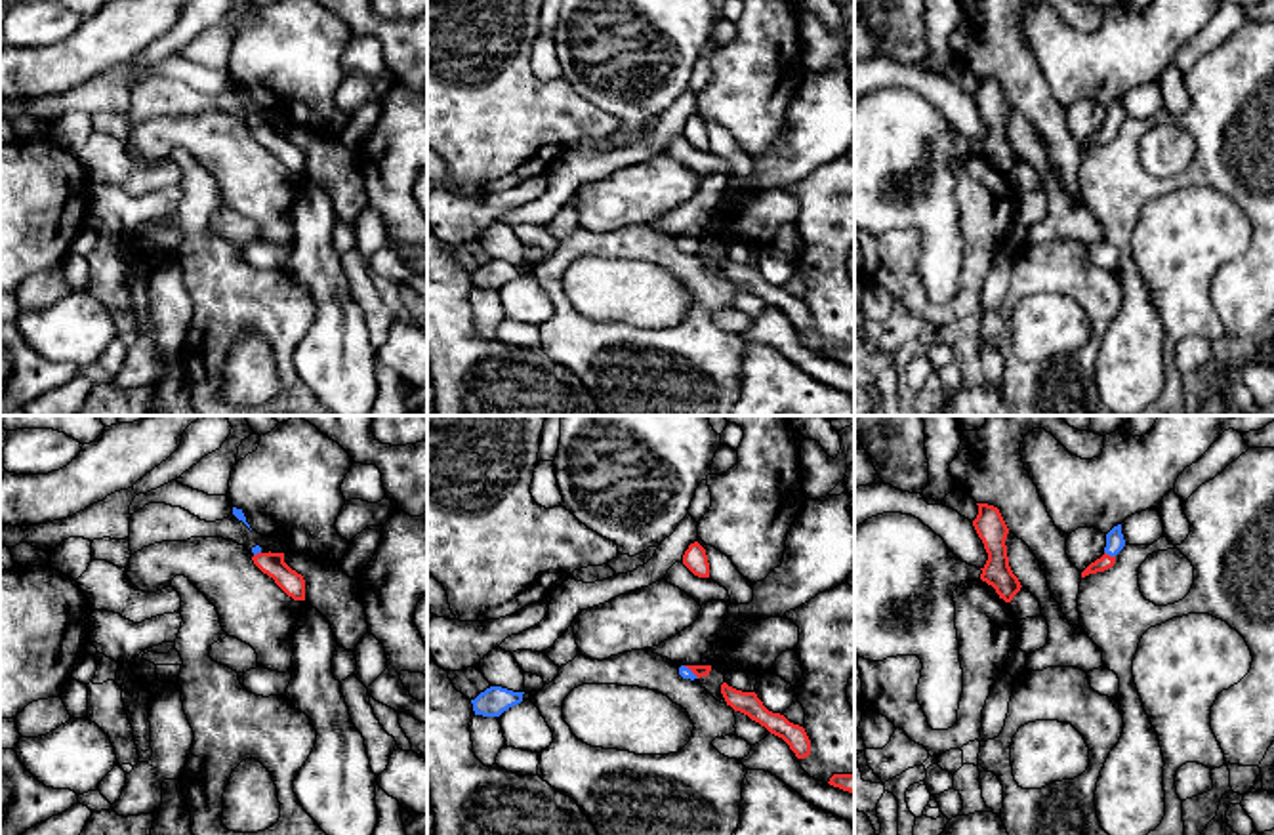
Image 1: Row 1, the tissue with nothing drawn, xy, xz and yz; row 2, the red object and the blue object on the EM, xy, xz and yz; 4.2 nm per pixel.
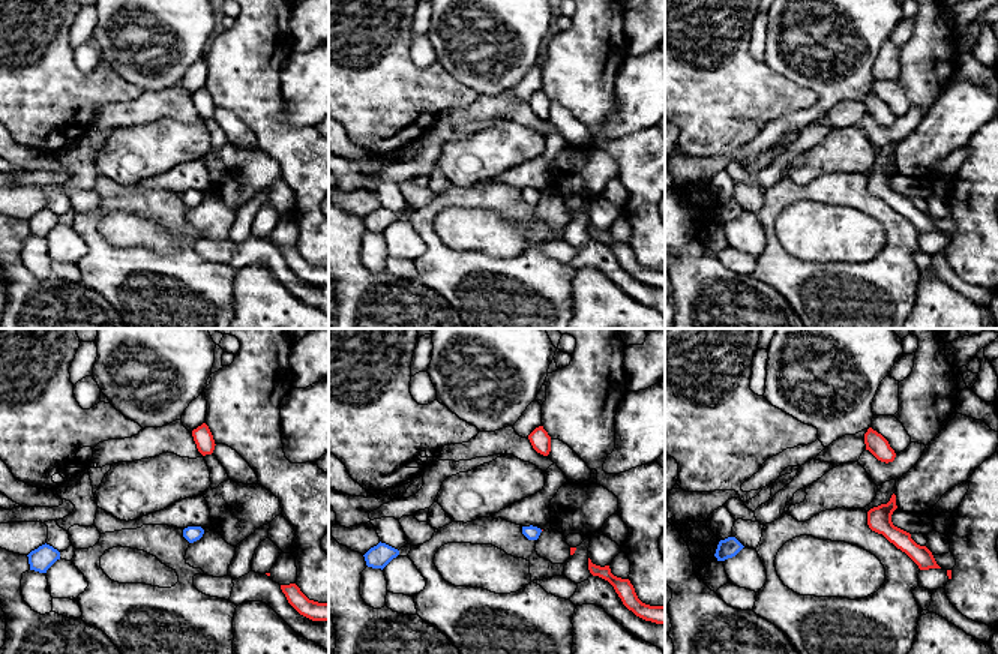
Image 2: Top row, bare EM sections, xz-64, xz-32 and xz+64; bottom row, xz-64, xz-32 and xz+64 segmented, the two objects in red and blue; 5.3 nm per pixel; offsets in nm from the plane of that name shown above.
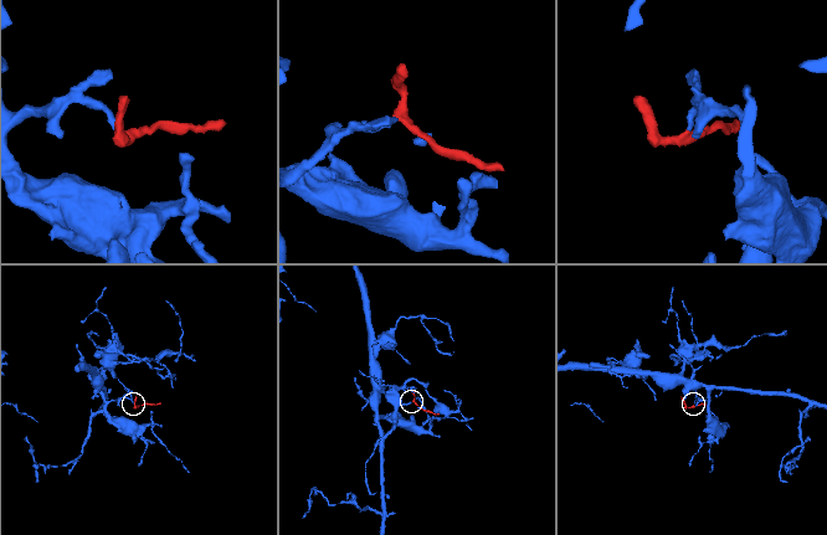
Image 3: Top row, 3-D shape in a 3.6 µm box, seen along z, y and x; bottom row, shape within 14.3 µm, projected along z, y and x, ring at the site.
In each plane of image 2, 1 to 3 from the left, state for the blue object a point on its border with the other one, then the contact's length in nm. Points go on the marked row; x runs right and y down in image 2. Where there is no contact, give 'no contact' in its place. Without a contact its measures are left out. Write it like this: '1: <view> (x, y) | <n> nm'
1: no contact
2: no contact
3: no contact

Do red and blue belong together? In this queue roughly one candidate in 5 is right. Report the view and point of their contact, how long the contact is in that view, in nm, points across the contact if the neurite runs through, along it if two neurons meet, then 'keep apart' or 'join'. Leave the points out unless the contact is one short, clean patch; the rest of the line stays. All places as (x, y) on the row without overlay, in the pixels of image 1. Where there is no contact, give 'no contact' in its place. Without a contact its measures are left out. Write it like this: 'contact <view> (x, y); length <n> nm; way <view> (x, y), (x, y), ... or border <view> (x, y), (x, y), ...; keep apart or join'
contact yz (1109, 128); length 50 nm; way yz (1105, 134), (1109, 128), (1114, 111); join

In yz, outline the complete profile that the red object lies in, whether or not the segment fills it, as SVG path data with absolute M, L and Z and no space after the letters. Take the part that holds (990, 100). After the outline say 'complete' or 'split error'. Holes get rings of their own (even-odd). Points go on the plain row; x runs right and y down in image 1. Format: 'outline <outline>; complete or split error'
outline M976 76L976 78L978 88L973 93L973 99L988 126L988 133L980 141L982 143L980 153L992 158L999 168L999 172L1011 175L1022 158L1009 139L1007 118L1005 118L1009 101L997 80L988 76Z; complete

